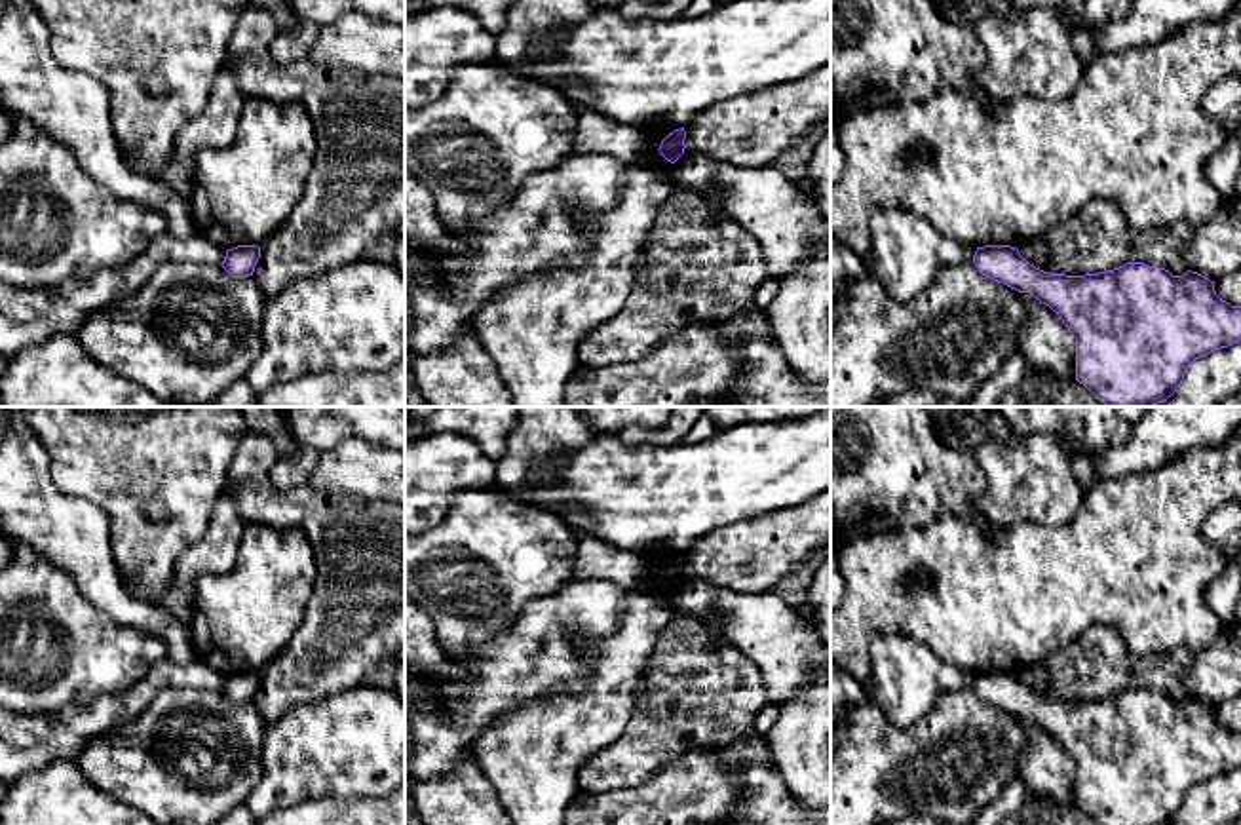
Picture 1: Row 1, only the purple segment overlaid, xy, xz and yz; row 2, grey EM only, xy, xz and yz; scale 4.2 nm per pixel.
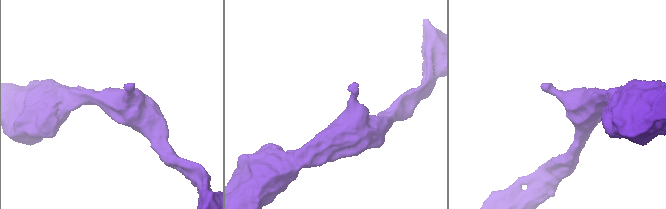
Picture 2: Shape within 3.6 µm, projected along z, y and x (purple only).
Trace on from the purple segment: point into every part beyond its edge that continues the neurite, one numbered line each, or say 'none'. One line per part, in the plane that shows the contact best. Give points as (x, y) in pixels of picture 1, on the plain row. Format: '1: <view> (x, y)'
none

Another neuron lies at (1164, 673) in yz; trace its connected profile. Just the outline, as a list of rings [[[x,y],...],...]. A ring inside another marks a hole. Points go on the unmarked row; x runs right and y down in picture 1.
[[[1097,624],[1045,662],[1049,682],[1041,696],[1085,701],[1144,688],[1182,701],[1190,696],[1184,675],[1193,662],[1190,648],[1133,656],[1112,624]]]

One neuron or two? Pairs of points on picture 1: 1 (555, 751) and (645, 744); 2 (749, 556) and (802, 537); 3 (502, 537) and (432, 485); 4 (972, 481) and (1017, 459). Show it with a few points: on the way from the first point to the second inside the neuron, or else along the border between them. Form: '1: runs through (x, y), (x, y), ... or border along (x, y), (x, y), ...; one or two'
1: border along (633, 715), (630, 725), (582, 767), (578, 786); two
2: runs through (763, 552), (789, 537); one
3: border along (493, 487), (458, 491), (445, 518), (424, 533); two
4: border along (973, 457), (985, 476), (983, 512), (991, 519); two

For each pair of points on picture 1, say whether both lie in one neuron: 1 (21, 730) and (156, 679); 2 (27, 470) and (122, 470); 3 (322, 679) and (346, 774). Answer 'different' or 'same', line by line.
1: same
2: different
3: different

